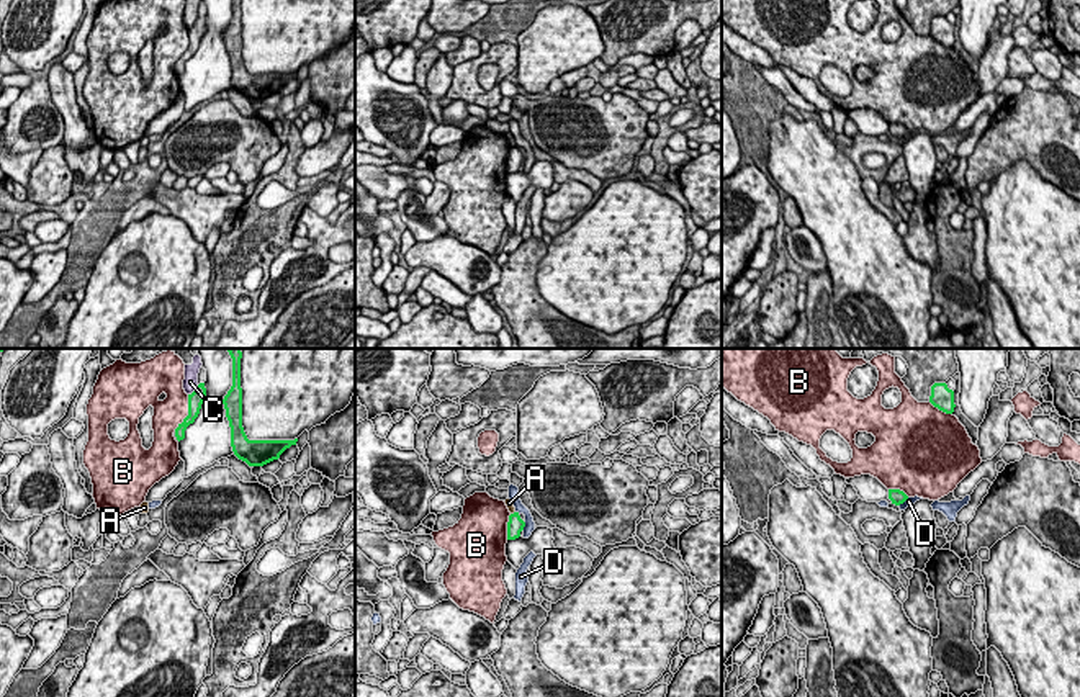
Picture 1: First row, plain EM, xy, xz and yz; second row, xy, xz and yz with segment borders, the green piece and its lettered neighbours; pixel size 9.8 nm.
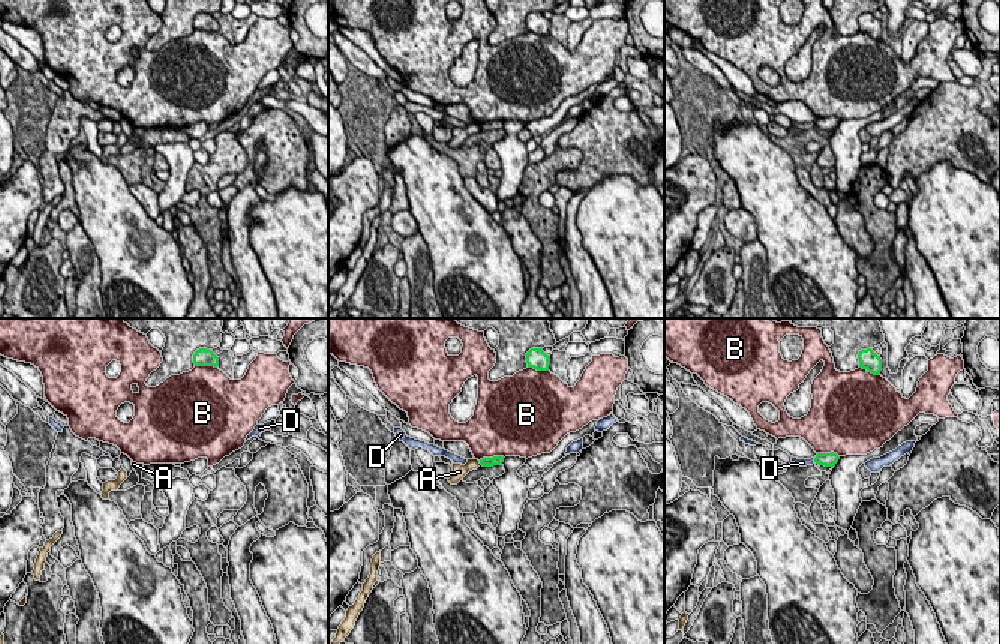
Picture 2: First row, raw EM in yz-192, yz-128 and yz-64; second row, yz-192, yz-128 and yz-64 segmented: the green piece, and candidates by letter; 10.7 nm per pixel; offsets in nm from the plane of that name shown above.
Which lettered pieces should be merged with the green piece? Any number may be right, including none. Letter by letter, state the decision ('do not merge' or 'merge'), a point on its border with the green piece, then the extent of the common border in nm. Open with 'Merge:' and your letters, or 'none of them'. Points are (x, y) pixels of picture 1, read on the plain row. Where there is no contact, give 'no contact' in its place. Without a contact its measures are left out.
Merge: none of them
A: do not merge; meets green in xz at (514, 146); contact 60 nm long
B: do not merge; meets green in xy at (188, 46); contact 400 nm long
C: do not merge; meets green in xy at (195, 23); contact 150 nm long
D: do not merge; meets green in xz at (524, 159); contact 90 nm long

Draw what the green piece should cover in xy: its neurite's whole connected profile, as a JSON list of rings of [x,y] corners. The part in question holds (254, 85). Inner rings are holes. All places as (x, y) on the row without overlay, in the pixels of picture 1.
[[[232,0],[232,20],[223,33],[226,51],[231,61],[231,80],[234,88],[249,100],[263,100],[296,79],[295,74],[249,74],[242,61],[242,21],[241,0]]]

